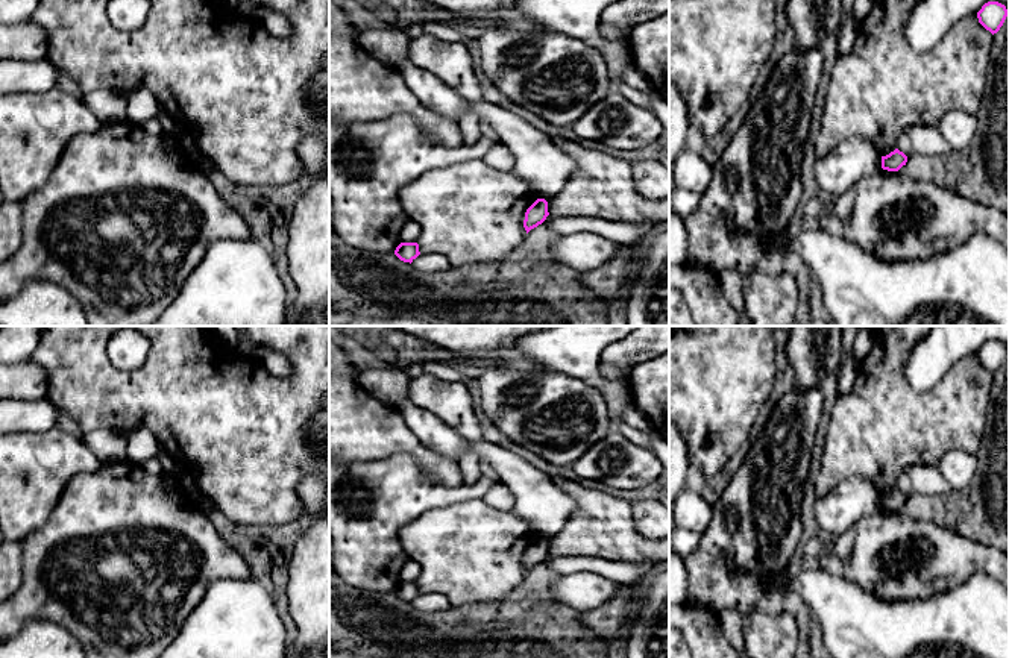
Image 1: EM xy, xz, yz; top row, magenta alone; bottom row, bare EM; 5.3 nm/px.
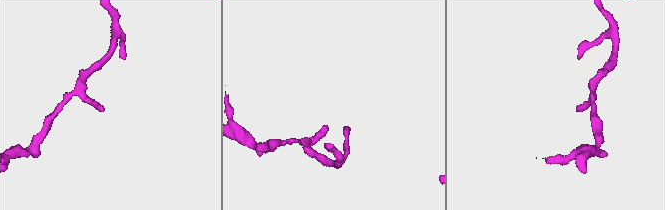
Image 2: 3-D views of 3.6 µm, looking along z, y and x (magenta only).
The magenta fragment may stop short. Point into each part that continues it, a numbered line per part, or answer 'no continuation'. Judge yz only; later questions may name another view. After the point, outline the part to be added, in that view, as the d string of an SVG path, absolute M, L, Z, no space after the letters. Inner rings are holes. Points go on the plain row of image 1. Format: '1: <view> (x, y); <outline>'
no continuation

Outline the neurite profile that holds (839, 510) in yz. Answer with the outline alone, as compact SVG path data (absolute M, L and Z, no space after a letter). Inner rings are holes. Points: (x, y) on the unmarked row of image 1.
M857 476L842 481L824 496L816 494L813 505L815 519L828 538L856 528L862 517L880 509L882 496L875 487Z

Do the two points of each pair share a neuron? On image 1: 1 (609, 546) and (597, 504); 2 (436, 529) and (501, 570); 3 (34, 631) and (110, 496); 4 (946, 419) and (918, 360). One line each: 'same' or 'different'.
1: same
2: same
3: different
4: different

